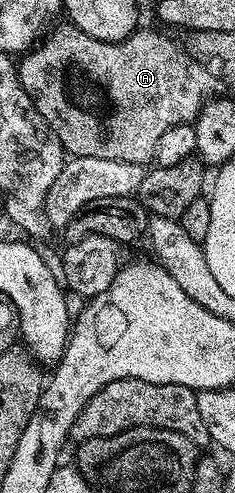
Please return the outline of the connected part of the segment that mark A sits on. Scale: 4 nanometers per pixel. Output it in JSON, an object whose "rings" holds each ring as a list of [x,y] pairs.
{"rings":[[[72,24],[52,27],[20,59],[17,66],[22,88],[31,96],[66,152],[73,156],[103,156],[103,160],[127,160],[149,164],[157,157],[159,140],[167,128],[197,121],[197,114],[214,97],[219,83],[209,67],[191,57],[180,41],[168,38],[160,29],[138,28],[122,42],[105,43],[85,35]]]}

